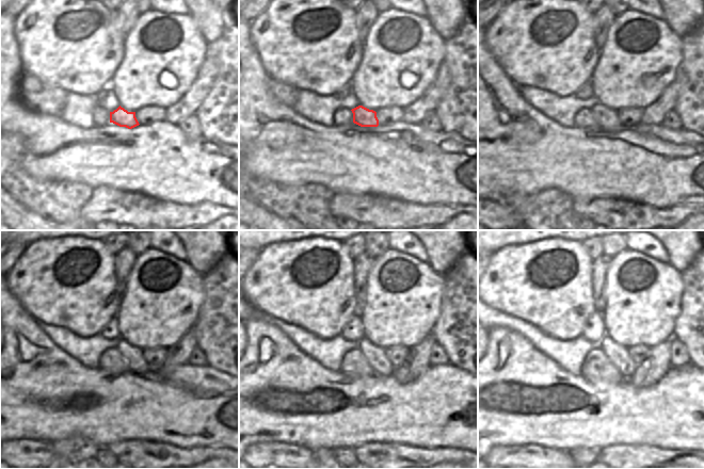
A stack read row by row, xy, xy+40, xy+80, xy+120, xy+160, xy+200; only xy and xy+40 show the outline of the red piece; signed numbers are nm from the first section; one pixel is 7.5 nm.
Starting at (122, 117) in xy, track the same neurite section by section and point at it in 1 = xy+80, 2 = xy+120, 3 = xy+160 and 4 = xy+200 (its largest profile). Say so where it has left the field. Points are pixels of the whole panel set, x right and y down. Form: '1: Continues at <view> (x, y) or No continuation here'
1: Continues at xy+80 (606, 118)
2: Continues at xy+120 (132, 355)
3: Continues at xy+160 (376, 356)
4: Continues at xy+200 (618, 355)

